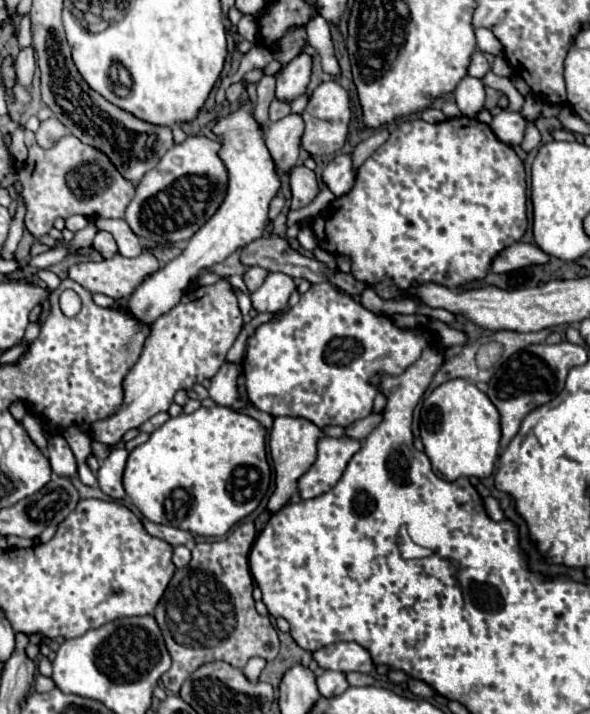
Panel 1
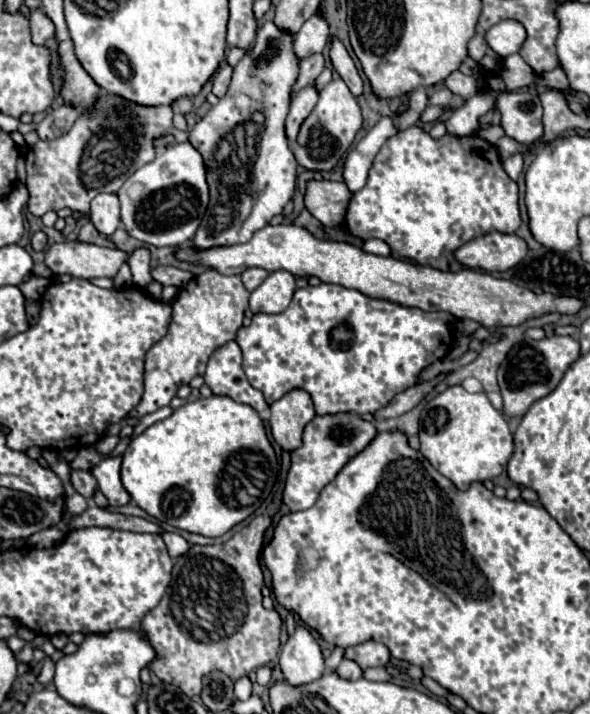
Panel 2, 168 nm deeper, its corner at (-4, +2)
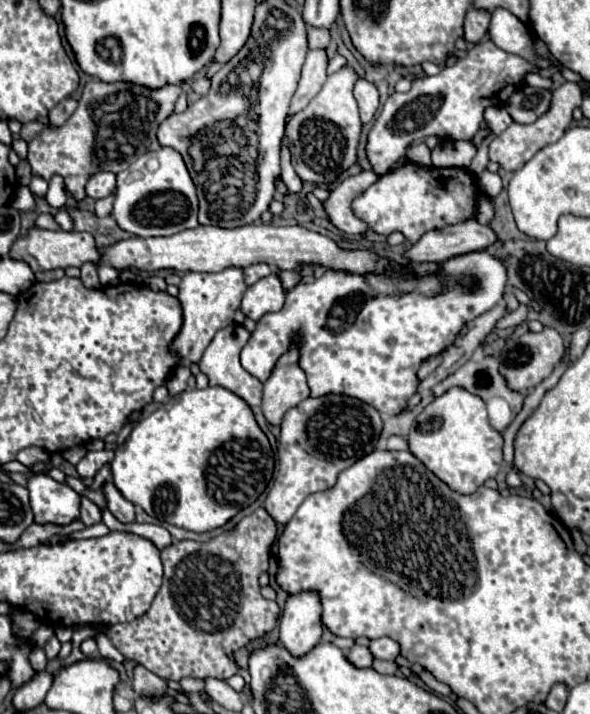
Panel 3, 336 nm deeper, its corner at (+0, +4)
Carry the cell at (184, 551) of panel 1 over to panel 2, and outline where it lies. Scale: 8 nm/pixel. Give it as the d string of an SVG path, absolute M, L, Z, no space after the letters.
M162 533L162 539L164 539L164 543L166 543L166 547L168 547L168 553L170 553L170 557L172 559L178 559L178 557L182 557L188 549L190 549L190 545L188 545L188 541L184 539L184 537L180 537L178 533Z

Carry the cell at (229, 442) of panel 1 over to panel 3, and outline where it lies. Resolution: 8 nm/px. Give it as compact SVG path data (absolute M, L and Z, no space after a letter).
M206 387L186 389L170 397L162 407L136 423L124 445L114 451L112 483L150 517L194 533L204 533L222 527L244 507L252 505L272 479L272 469L274 453L270 441L258 427L246 401L224 387Z

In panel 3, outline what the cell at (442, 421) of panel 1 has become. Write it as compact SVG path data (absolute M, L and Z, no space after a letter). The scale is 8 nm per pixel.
M450 389L426 405L410 429L408 445L418 461L460 495L472 495L502 465L502 435L490 427L486 403L466 389Z

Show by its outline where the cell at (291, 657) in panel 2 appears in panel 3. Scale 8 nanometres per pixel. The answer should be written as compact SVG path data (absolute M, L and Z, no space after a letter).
M290 593L280 617L280 641L296 657L308 653L322 637L322 603L320 593Z

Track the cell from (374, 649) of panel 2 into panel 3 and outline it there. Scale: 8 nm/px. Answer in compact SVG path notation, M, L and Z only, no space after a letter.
M380 637L370 641L370 649L376 659L396 659L400 655L400 645L390 637Z

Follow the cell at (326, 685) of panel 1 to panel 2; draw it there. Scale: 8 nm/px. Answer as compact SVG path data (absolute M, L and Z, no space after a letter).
M342 659L342 663L336 667L336 673L342 677L342 679L360 679L362 677L362 669L358 667L358 663L352 663L348 659Z

